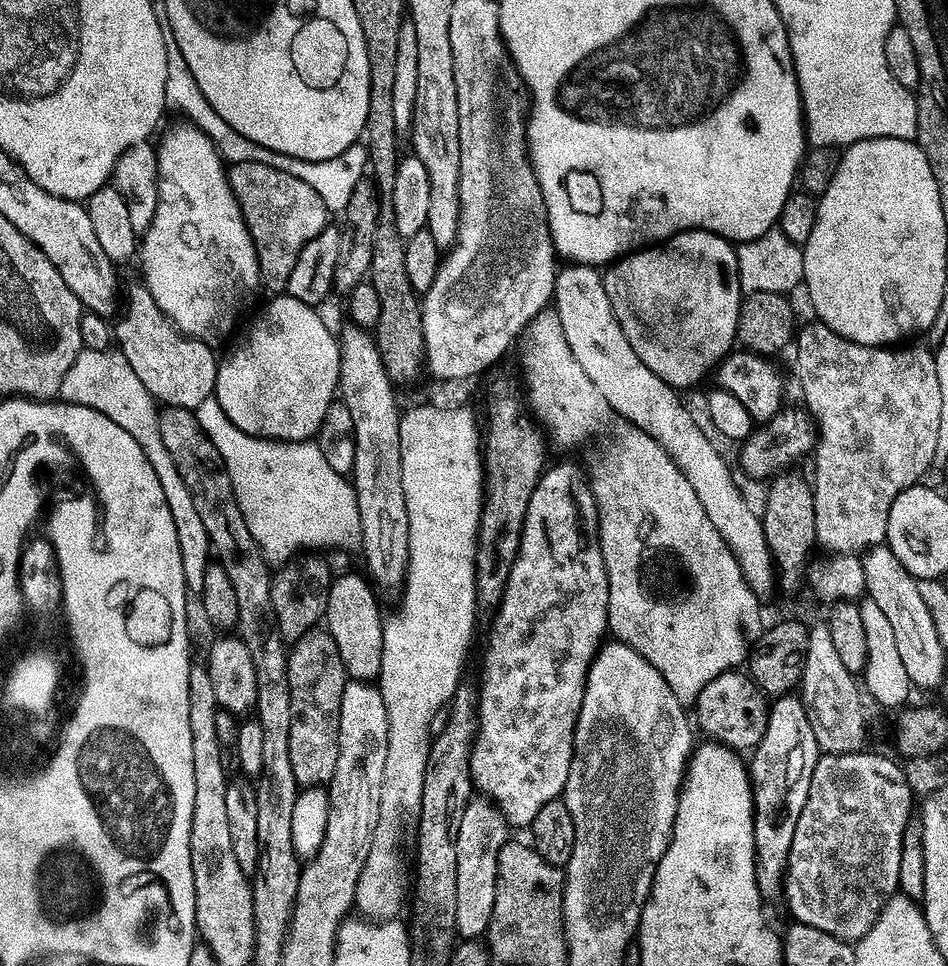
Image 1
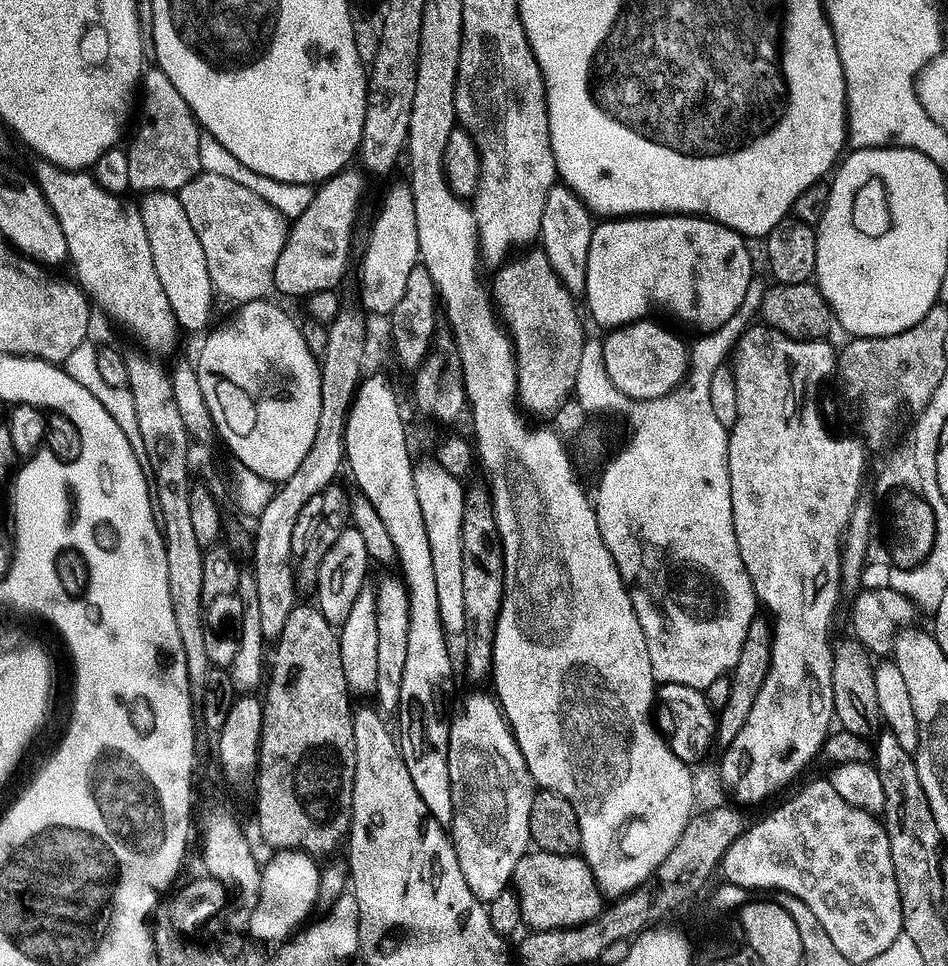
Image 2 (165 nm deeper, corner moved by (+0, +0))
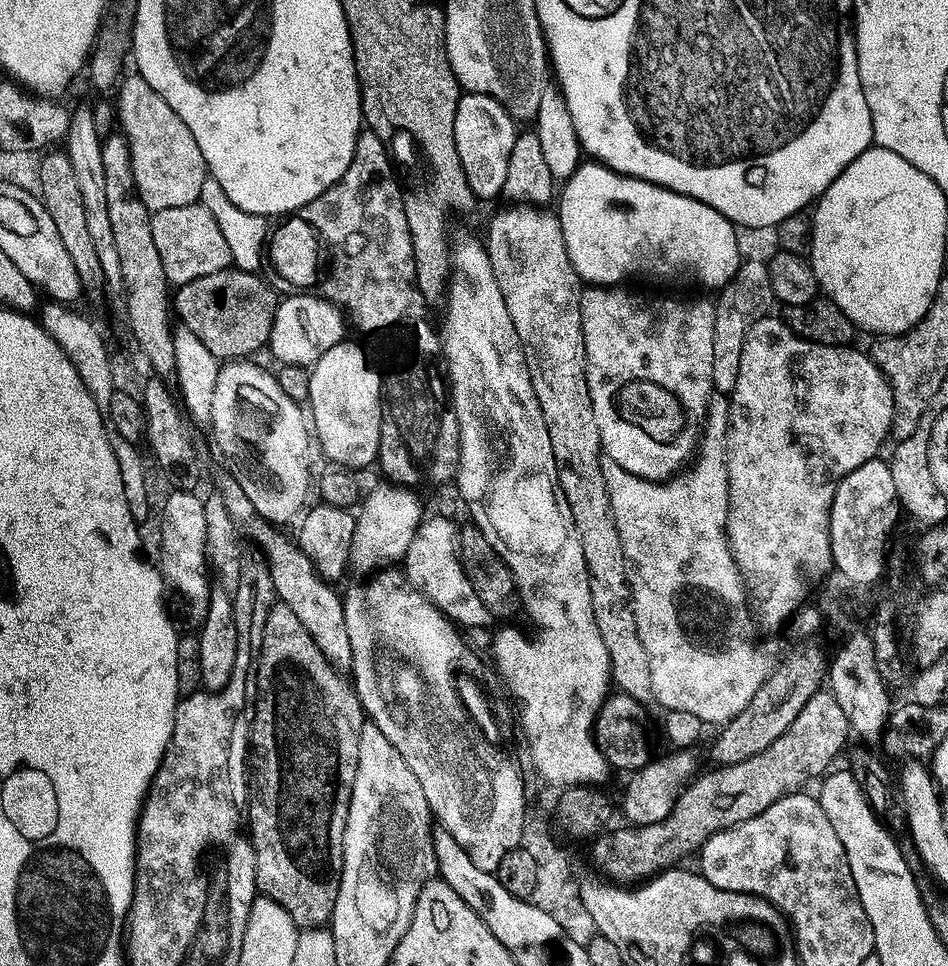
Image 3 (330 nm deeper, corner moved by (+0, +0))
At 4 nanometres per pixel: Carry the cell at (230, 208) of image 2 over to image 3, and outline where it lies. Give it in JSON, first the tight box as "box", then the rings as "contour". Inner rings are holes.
{"box":[152,204,233,286],"contour":[[[191,204],[178,210],[162,210],[152,217],[153,234],[158,253],[162,256],[162,263],[166,270],[166,278],[172,286],[181,286],[194,282],[196,279],[206,278],[207,275],[226,271],[233,263],[232,251],[218,226],[218,222],[210,214],[210,210],[203,204]]]}

